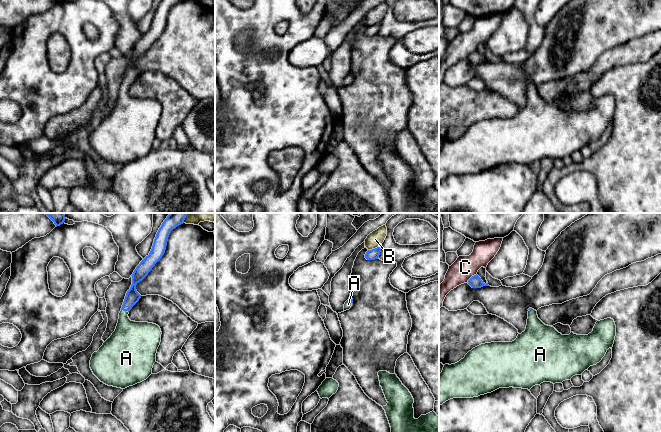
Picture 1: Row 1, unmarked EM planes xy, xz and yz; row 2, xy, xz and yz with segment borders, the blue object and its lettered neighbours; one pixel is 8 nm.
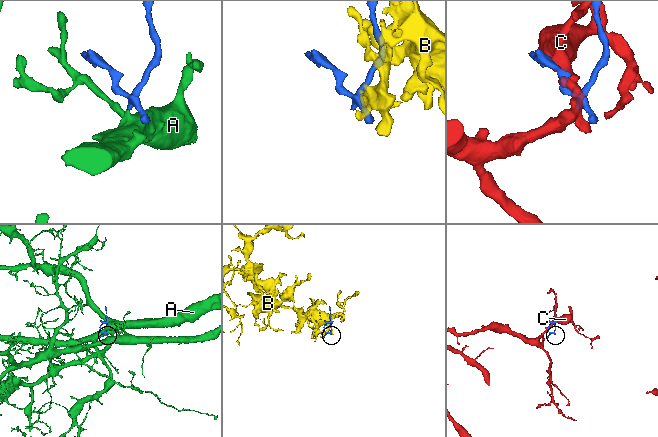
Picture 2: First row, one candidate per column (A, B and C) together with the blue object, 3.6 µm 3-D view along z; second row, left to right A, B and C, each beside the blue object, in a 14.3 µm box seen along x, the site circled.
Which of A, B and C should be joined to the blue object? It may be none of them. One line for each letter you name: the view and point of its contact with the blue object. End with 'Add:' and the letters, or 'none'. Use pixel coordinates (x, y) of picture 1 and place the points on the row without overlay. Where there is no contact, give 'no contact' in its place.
A: contact xy (125, 86)
Add: A

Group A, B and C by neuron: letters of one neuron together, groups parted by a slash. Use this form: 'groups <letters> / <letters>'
groups A / B / C

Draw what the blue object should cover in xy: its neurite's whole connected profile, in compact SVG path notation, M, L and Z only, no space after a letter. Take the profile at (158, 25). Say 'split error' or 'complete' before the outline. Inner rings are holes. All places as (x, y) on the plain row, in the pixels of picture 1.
split error; M181 0L161 1L149 31L140 38L131 51L132 61L126 69L115 107L99 126L92 130L90 144L93 150L108 162L125 165L146 156L152 150L152 144L156 138L157 125L161 118L161 105L153 99L131 97L128 90L141 74L141 71L136 66L136 61L148 51L155 40L162 34L171 7L179 1Z

